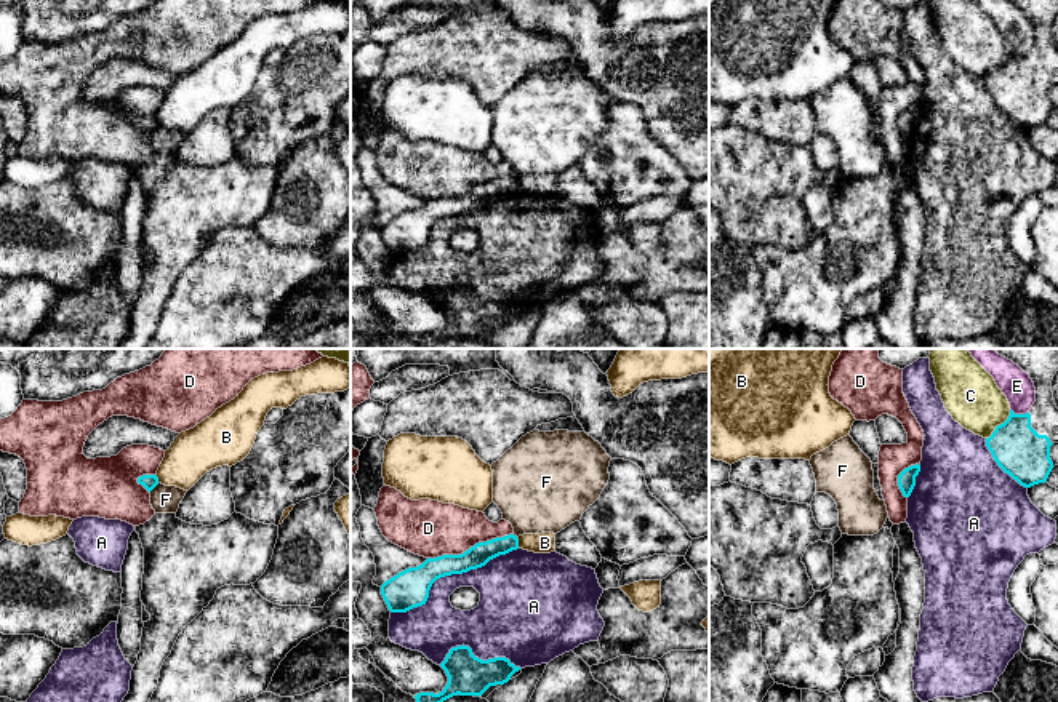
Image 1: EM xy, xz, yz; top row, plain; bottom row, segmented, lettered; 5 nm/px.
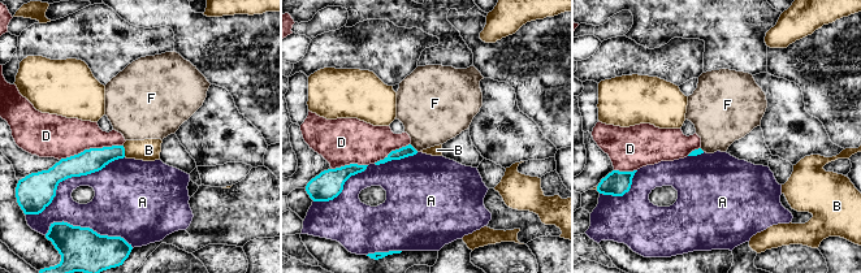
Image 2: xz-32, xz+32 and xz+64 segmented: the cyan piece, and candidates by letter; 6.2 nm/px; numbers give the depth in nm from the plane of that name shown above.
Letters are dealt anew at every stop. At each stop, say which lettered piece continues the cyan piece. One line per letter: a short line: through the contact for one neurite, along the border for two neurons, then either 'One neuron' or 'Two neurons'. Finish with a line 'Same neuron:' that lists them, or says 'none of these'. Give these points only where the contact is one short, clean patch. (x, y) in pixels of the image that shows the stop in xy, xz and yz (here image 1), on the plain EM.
A: Two neurons
B: Two neurons
C: Two neurons
D: Two neurons
E: Two neurons
F: Line: xy (159, 125), (149, 133). Two neurons
Same neuron: none of these

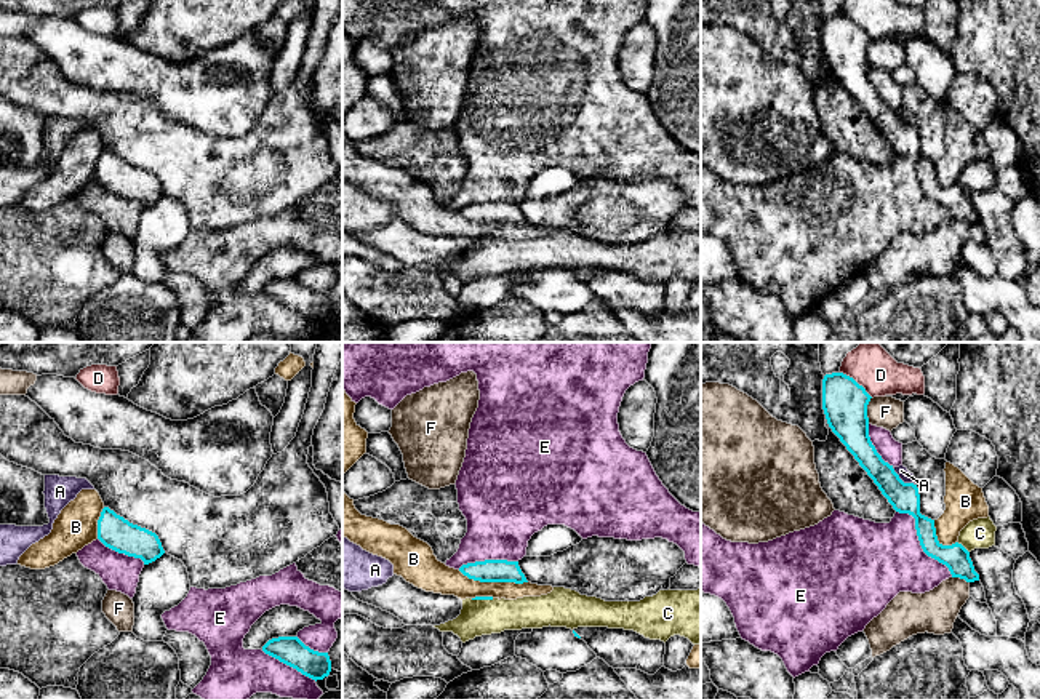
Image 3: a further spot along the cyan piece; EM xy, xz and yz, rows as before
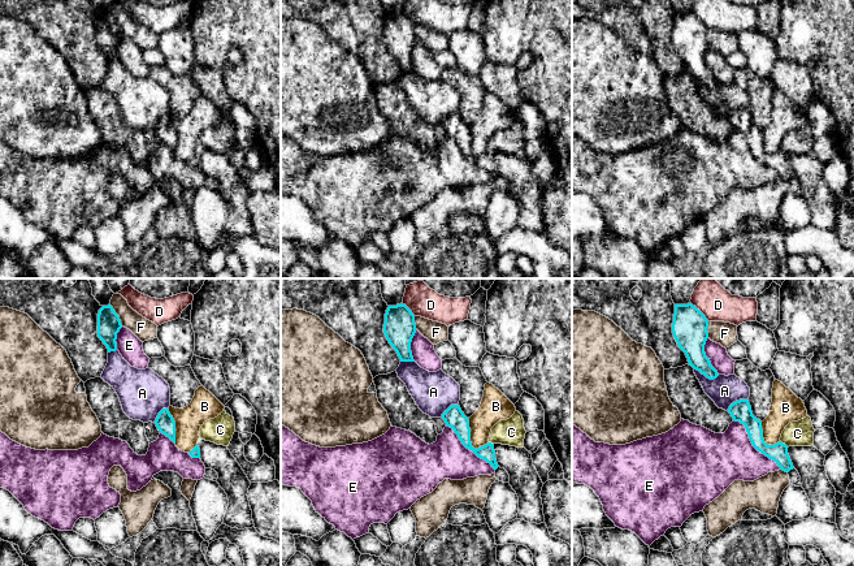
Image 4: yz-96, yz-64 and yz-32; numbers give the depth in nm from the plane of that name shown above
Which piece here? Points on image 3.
A: Two neurons
B: Two neurons
C: Two neurons
D: Line: yz (840, 13), (852, 18), (872, 39). Two neurons
E: Two neurons
F: Two neurons
Same neuron: none of these

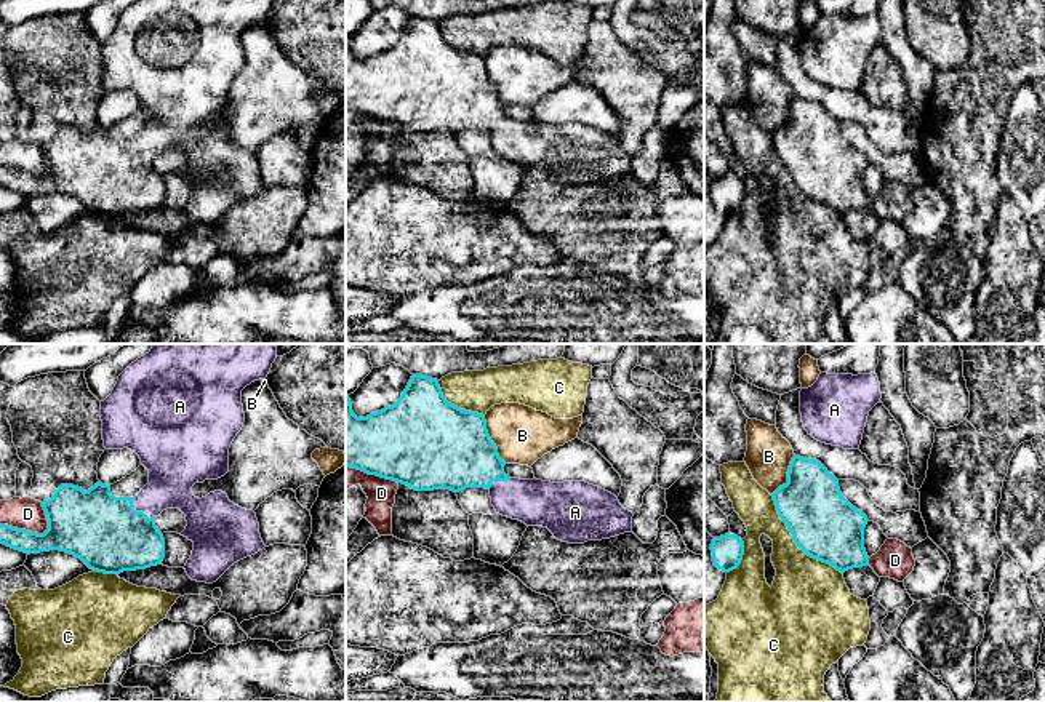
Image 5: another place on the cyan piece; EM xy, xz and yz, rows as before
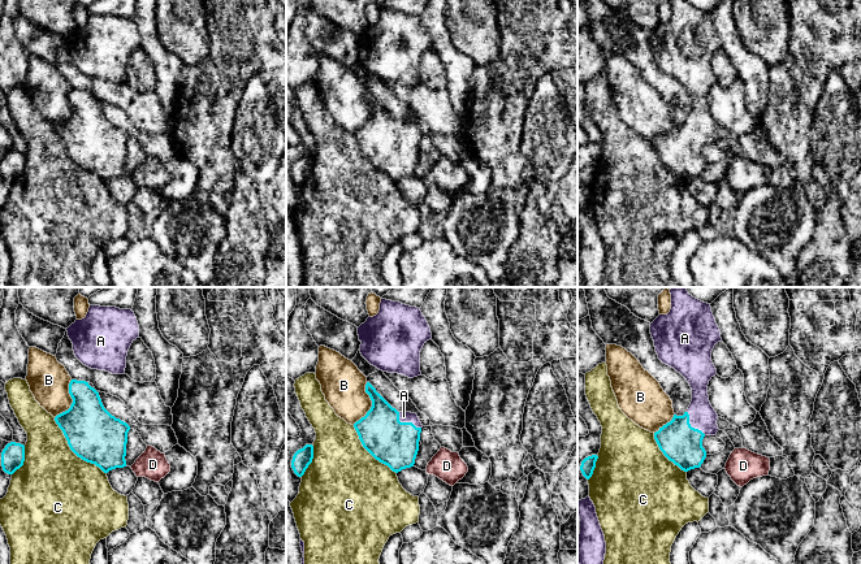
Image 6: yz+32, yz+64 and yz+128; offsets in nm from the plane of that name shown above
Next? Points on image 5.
A: Line: xy (106, 175), (120, 173), (140, 154), (170, 123), (172, 115). One neuron
B: Two neurons
C: Two neurons
D: Two neurons
Same neuron: A

